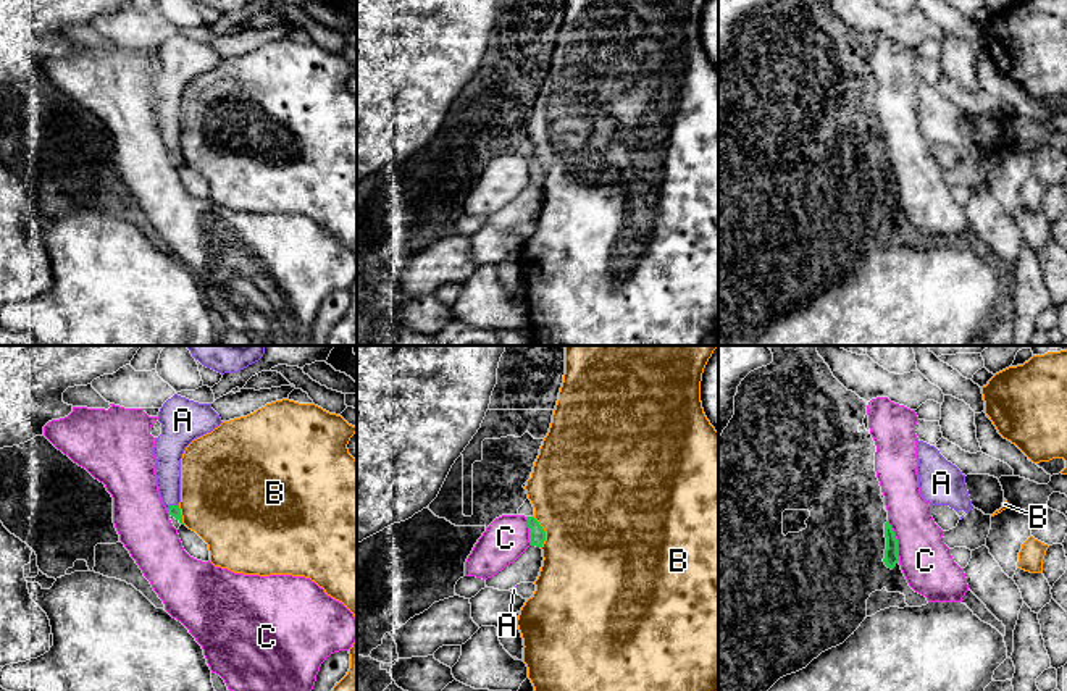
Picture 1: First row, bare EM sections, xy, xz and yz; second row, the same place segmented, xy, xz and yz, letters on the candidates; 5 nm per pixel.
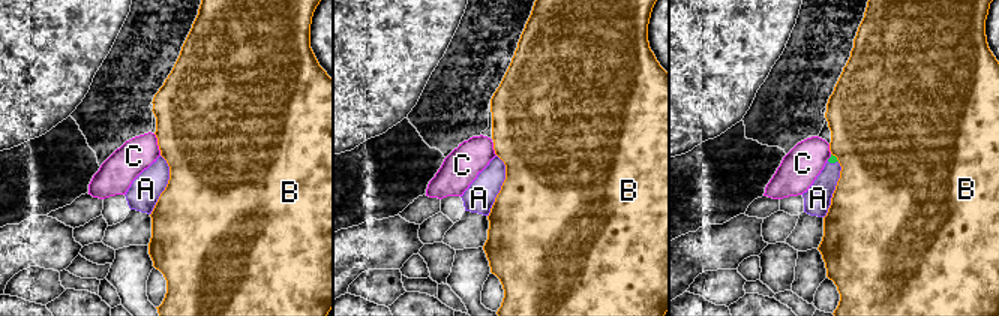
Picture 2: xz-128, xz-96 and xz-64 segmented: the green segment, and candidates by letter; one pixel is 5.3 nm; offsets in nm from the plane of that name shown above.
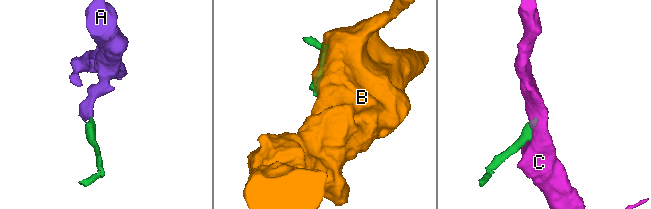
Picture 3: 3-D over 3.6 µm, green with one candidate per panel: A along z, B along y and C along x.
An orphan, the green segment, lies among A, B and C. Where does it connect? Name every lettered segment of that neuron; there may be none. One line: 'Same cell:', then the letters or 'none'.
Same cell: A

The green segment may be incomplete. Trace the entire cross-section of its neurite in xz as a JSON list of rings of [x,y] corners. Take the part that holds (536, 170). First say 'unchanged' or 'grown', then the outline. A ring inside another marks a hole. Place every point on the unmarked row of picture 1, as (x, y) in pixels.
unchanged | [[[526,155],[528,158],[528,166],[529,166],[529,181],[531,184],[542,186],[546,179],[546,170],[539,163],[539,160],[534,155]]]

